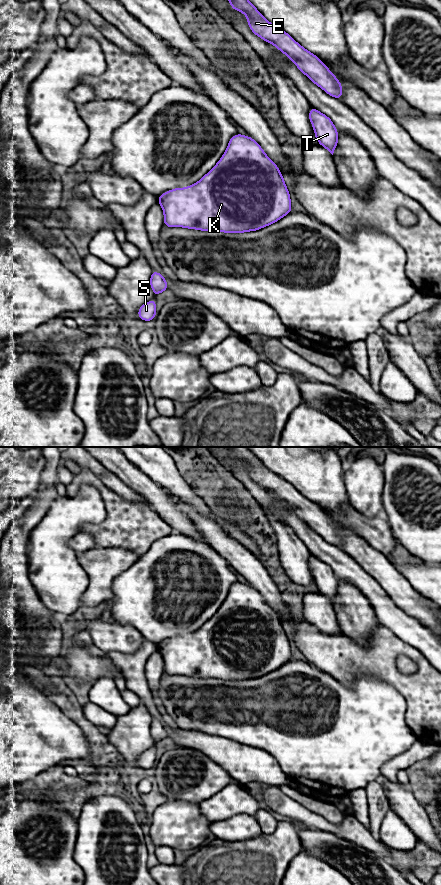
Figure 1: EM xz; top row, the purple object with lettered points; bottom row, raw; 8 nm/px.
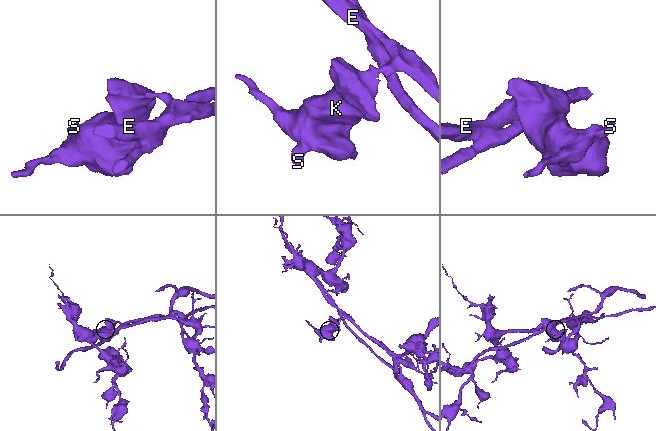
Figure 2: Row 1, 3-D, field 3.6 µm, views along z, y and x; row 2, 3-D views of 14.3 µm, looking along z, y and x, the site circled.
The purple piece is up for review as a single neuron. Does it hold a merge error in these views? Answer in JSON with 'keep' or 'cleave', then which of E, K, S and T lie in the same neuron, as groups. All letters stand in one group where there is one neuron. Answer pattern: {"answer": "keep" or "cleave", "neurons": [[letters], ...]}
{"answer": "keep", "neurons": [["E", "K", "S", "T"]]}

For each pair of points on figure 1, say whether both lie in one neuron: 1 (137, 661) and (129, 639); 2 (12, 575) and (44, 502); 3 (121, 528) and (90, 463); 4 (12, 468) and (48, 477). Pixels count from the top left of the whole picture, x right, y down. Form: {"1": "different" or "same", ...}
{"1": "different", "2": "same", "3": "different", "4": "different"}

